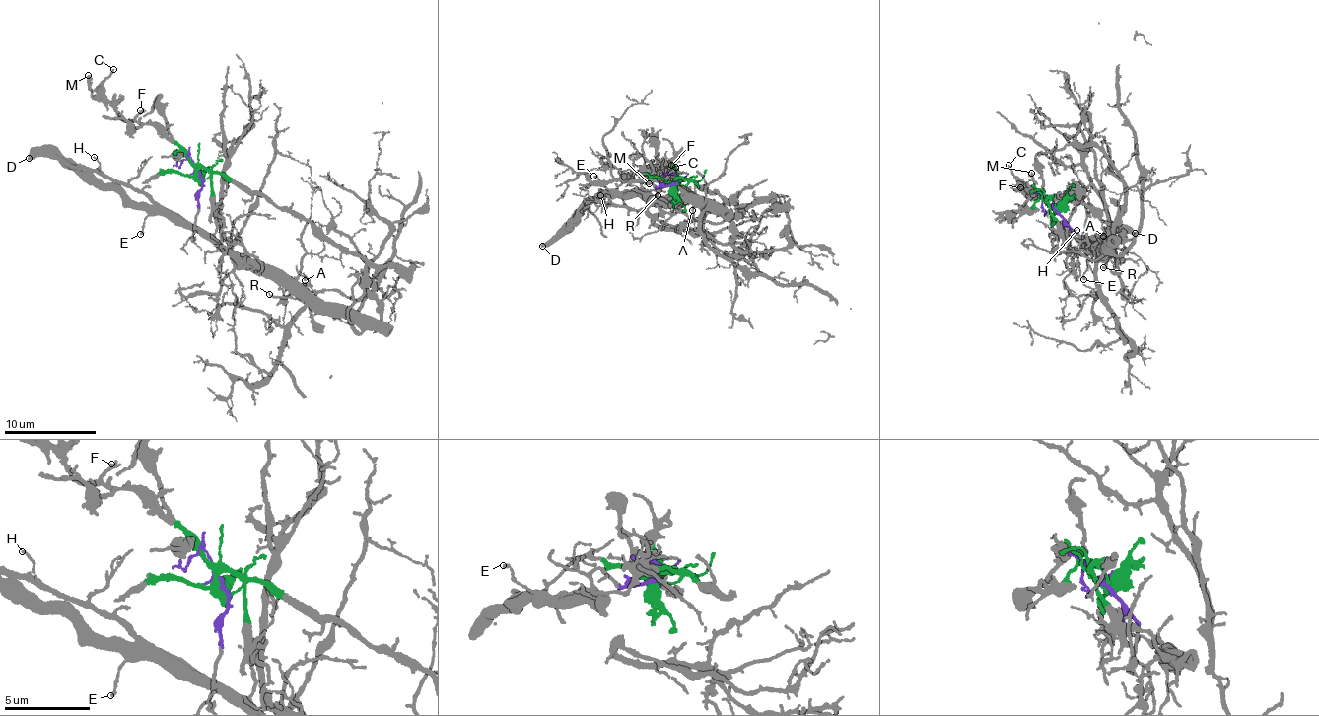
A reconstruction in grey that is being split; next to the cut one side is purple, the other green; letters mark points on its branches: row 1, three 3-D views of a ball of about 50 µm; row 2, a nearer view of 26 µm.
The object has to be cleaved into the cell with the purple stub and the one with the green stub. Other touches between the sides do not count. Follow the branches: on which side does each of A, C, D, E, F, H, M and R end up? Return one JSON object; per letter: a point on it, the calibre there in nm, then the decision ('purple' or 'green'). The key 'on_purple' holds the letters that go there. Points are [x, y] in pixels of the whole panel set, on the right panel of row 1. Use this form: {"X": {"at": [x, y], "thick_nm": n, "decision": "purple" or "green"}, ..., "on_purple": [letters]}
{"A": {"at": [1103, 236], "thick_nm": 150, "decision": "green"}, "C": {"at": [1008, 165], "thick_nm": 160, "decision": "green"}, "D": {"at": [1135, 233], "thick_nm": 440, "decision": "purple"}, "E": {"at": [1083, 279], "thick_nm": 150, "decision": "purple"}, "F": {"at": [1020, 187], "thick_nm": 220, "decision": "green"}, "H": {"at": [1076, 230], "thick_nm": 100, "decision": "purple"}, "M": {"at": [1031, 173], "thick_nm": 160, "decision": "green"}, "R": {"at": [1103, 267], "thick_nm": 160, "decision": "green"}, "on_purple": ["D", "E", "H"]}

